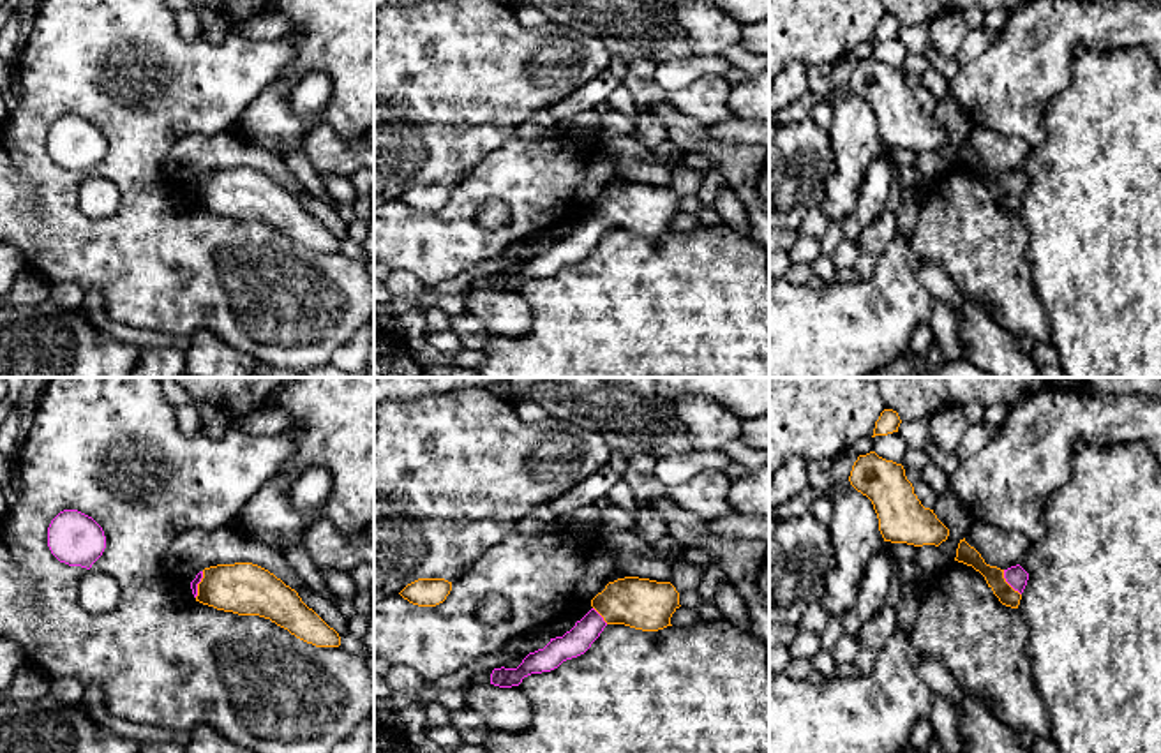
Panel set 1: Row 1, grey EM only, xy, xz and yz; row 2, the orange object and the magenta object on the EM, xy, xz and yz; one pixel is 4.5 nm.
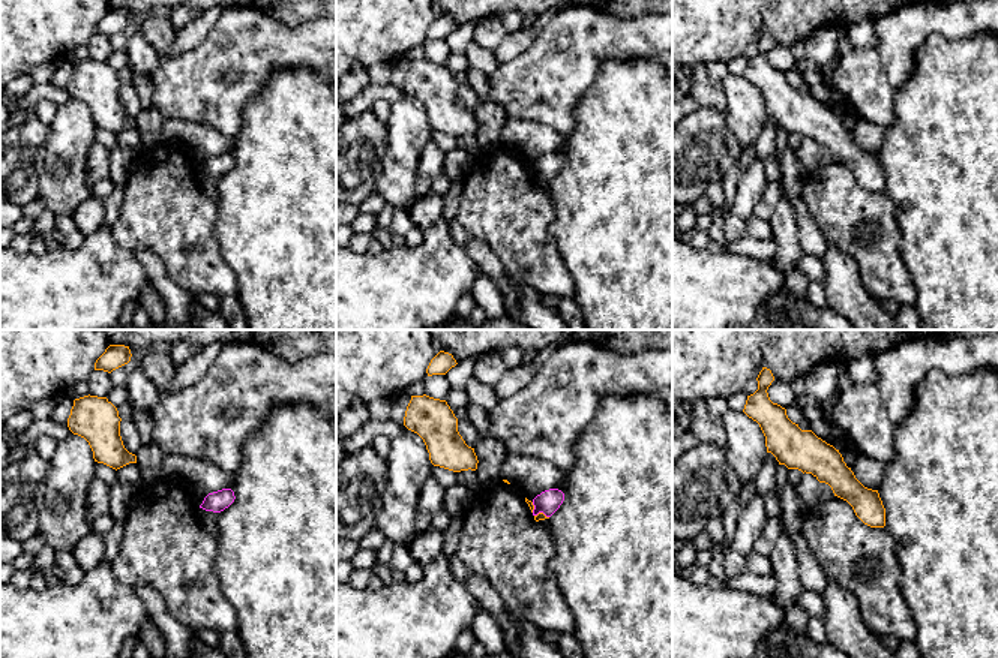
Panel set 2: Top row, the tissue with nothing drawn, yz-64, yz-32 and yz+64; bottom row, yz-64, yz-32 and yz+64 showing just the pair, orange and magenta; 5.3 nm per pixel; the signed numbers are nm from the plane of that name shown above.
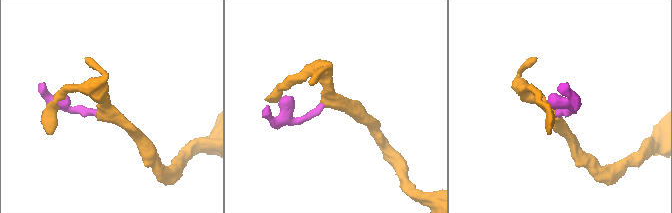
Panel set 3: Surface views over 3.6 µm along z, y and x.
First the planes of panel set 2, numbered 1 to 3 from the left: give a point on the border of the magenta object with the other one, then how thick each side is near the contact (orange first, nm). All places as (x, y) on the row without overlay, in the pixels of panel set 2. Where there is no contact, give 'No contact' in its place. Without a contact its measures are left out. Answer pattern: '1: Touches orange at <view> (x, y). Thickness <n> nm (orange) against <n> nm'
1: No contact
2: Touches orange at yz-32 (542, 177). Thickness 50 nm (orange) against 120 nm
3: No contact

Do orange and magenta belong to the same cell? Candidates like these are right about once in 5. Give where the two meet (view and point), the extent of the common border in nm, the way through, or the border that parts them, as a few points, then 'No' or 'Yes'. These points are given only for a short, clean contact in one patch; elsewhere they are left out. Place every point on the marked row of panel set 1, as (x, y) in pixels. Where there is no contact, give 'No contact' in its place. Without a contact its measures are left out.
Touches orange at yz (1006, 582). Shared border 150 nm. Path across: yz (966, 554), (1006, 582), (1017, 577). Yes

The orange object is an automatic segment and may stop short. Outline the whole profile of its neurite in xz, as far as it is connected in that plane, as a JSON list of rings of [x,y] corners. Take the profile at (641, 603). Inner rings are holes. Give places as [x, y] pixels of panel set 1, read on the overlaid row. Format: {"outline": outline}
{"outline": [[[625,577],[609,582],[591,600],[591,610],[563,637],[535,652],[529,652],[517,668],[494,668],[491,684],[499,688],[519,686],[531,674],[551,672],[563,661],[584,654],[607,624],[625,624],[642,631],[658,631],[670,624],[681,607],[679,593],[670,582]]]}

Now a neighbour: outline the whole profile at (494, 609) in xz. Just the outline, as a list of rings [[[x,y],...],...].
[[[489,594],[476,608],[476,617],[485,624],[499,624],[510,615],[510,603],[501,594]]]

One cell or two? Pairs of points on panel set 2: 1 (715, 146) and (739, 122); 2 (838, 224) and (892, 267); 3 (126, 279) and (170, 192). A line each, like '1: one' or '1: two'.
1: two
2: one
3: two

